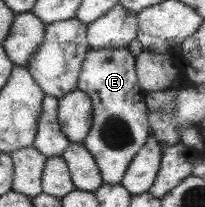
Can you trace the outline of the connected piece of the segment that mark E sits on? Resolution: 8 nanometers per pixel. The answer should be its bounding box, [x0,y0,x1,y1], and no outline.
[76,48,150,185]

